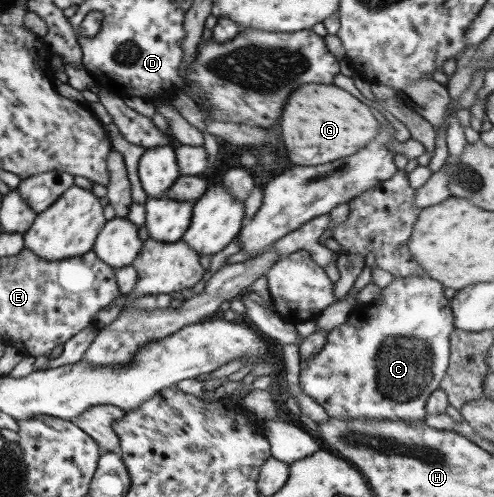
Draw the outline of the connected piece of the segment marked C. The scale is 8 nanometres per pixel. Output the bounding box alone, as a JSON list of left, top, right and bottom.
[298,276,454,422]

